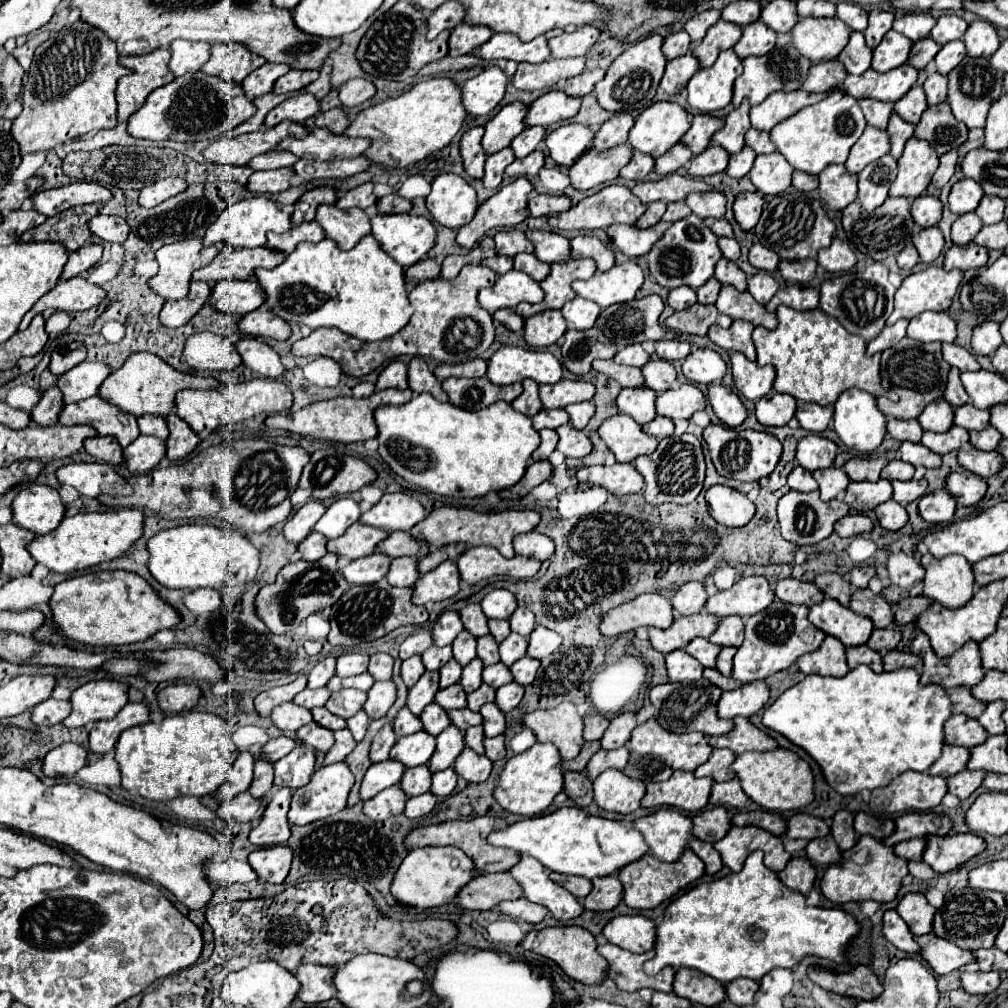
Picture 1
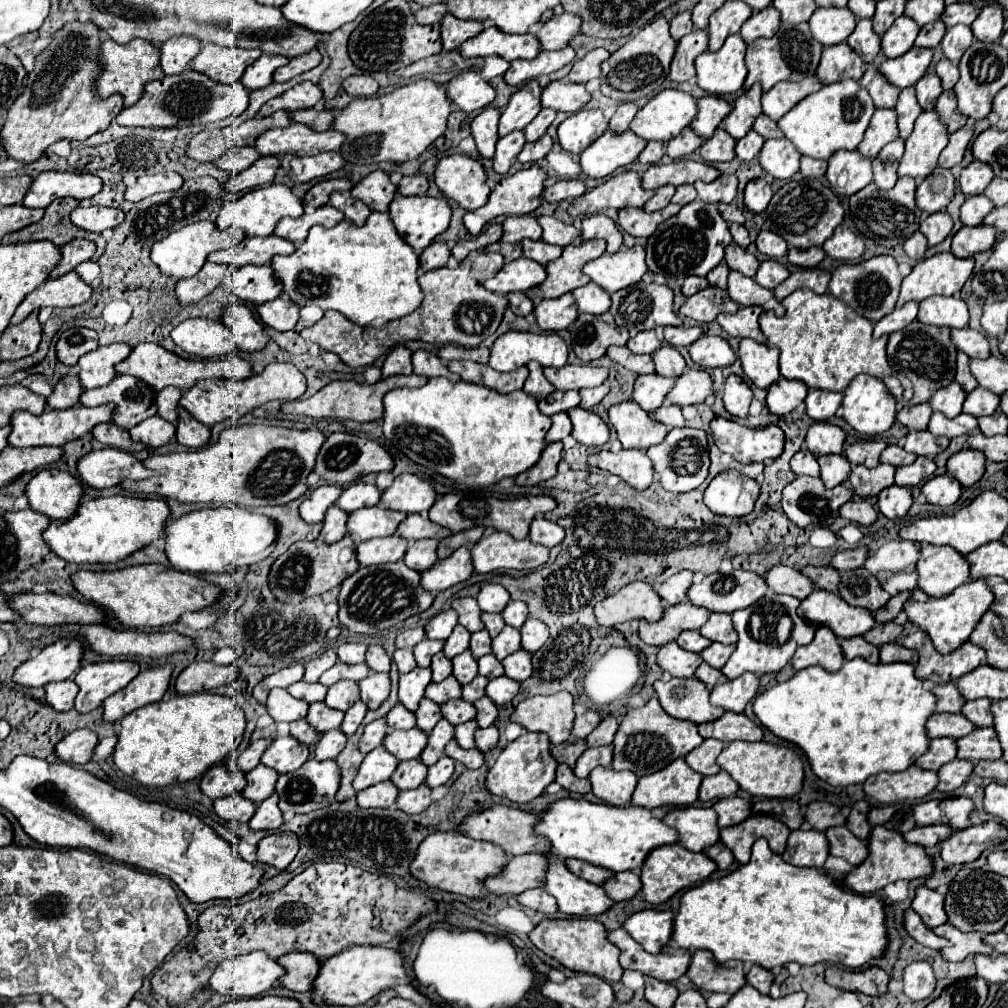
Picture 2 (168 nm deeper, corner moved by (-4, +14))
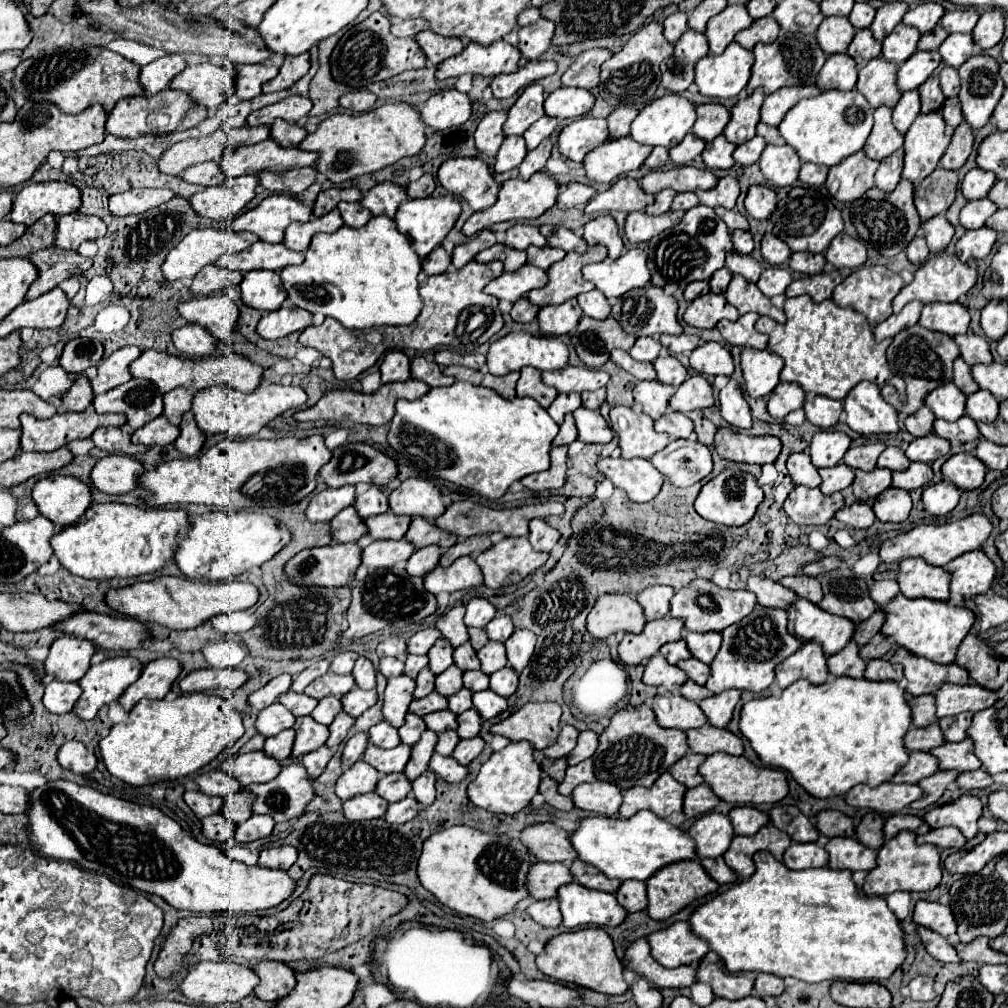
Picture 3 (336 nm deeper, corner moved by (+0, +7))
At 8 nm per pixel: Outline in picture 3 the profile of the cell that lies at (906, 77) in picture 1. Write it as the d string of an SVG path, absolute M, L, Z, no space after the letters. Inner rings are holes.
M915 52L909 60L905 60L897 70L897 88L899 92L919 88L939 66L939 52Z

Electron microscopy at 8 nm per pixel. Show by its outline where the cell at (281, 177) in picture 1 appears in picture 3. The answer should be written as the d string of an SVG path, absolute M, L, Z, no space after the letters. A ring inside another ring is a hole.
M239 176L229 178L221 186L205 188L189 198L193 210L199 216L207 216L213 220L231 220L235 218L243 206L255 198L255 188L259 186L257 176Z

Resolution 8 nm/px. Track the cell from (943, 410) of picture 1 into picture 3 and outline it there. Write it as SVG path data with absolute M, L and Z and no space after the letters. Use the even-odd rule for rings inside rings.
M951 382L951 384L943 384L937 390L933 390L927 396L925 406L937 418L943 418L947 422L955 422L957 418L961 418L965 414L965 400L967 400L967 396Z

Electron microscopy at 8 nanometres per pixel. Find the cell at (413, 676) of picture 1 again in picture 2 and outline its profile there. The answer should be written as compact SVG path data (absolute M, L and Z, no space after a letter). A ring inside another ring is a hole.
M397 649L393 653L393 661L397 663L399 673L409 673L411 669L415 669L415 659L413 659L413 651L411 649Z

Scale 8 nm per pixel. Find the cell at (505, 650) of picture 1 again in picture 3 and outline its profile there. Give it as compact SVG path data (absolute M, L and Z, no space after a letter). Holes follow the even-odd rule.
M487 642L479 652L477 652L479 660L481 660L481 670L491 674L501 670L503 666L507 666L507 656L505 656L505 644L503 642Z

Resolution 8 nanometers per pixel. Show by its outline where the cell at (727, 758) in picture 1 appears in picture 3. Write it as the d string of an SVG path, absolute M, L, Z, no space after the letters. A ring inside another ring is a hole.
M687 752L687 756L683 756L675 766L671 766L671 774L675 776L675 780L687 784L687 788L695 788L699 784L703 784L703 778L699 776L699 766L703 764L707 756L703 754L693 754Z

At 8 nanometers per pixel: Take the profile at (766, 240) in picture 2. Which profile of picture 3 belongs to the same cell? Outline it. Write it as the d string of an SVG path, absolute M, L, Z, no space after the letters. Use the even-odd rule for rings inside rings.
M765 234L761 240L761 254L771 266L781 266L789 260L791 250L783 240L775 238L773 234Z

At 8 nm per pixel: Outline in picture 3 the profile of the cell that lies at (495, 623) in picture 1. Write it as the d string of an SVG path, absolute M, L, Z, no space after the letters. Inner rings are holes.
M469 628L469 642L473 644L473 648L475 650L481 650L487 642L489 642L489 636L487 636L487 632L485 630L481 630L481 628Z

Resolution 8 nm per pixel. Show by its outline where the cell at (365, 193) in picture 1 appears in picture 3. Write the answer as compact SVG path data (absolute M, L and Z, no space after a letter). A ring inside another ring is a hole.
M381 182L373 186L367 194L363 194L361 204L373 214L373 216L389 216L393 218L397 212L397 206L407 198L405 188L393 184L393 182Z

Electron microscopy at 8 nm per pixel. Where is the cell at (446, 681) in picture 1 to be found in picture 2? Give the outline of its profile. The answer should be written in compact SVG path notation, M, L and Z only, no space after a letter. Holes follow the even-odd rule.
M437 653L437 655L433 655L431 671L433 671L433 683L439 683L451 675L451 661L447 661L447 657L443 657L443 653Z

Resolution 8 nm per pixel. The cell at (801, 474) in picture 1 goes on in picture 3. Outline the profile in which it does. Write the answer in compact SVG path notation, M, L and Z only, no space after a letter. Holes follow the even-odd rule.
M809 452L791 454L787 460L787 470L789 470L789 476L793 478L795 484L803 484L809 488L815 488L821 484L821 476L819 476L817 468L811 464Z

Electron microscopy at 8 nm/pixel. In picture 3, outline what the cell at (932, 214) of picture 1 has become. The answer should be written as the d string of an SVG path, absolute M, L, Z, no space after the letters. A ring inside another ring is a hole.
M935 168L935 170L915 188L915 208L917 208L917 212L919 212L919 216L921 216L923 222L929 220L929 218L933 218L933 216L937 216L937 214L943 214L943 212L951 206L951 202L953 202L953 198L955 198L955 192L957 192L957 176L953 176L953 174L941 174L941 172L947 172L947 170Z

